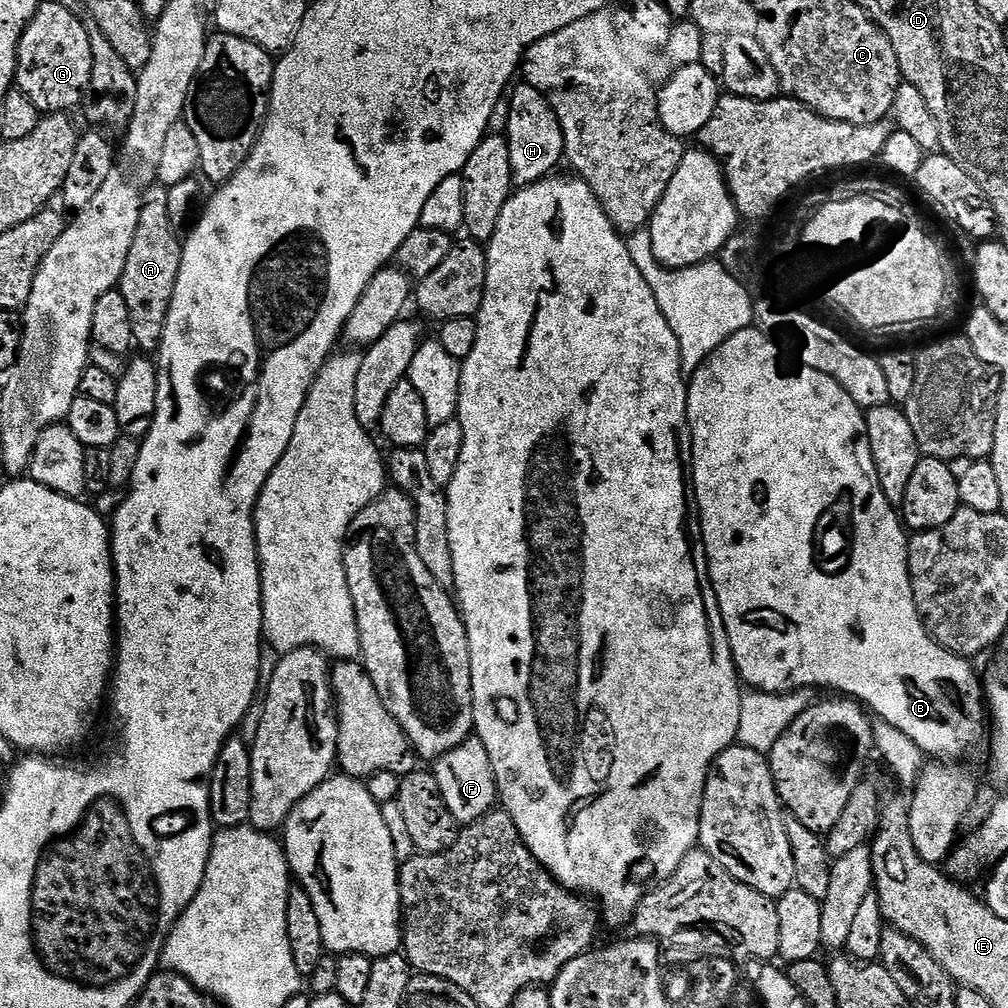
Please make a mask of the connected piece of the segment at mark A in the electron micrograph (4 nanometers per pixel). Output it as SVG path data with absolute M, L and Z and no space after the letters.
M157 182L146 190L142 210L138 214L138 230L134 230L134 243L130 246L130 254L126 254L126 266L122 270L122 278L118 285L122 298L126 298L126 310L130 310L130 330L135 347L140 348L139 351L144 354L155 353L160 347L180 269L182 240L176 229L170 226L170 209L166 207L167 201L168 189L163 184Z

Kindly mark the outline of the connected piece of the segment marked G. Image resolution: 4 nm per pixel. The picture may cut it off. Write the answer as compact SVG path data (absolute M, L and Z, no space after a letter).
M54 2L41 3L34 18L26 26L20 44L16 47L16 78L15 87L34 102L41 114L64 114L76 103L79 105L85 99L90 82L92 69L92 51L90 50L89 27L76 17L77 13L66 6L58 6Z

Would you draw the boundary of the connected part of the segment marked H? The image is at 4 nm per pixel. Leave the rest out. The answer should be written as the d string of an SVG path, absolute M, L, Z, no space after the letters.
M520 82L511 89L509 102L509 126L506 131L510 146L510 170L512 183L517 189L528 188L539 180L547 180L557 171L565 159L562 126L548 105L548 99L534 86Z

